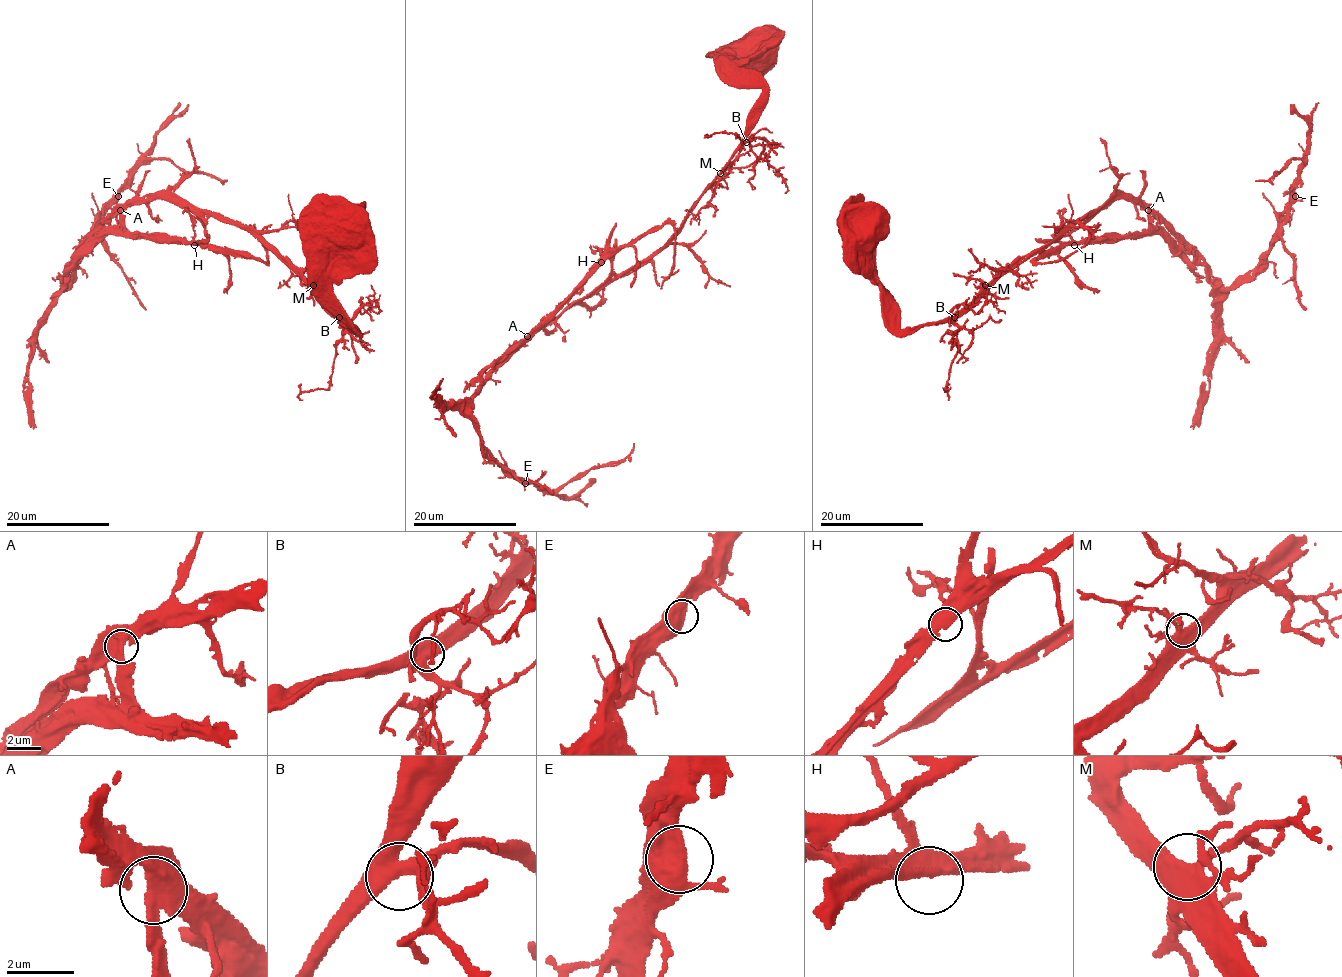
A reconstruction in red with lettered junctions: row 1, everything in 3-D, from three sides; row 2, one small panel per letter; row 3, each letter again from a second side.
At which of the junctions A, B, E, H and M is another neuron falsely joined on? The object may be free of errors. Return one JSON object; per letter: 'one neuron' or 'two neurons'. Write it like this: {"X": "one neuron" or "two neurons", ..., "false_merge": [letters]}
{"A": "two neurons", "B": "one neuron", "E": "one neuron", "H": "one neuron", "M": "one neuron", "false_merge": ["A"]}

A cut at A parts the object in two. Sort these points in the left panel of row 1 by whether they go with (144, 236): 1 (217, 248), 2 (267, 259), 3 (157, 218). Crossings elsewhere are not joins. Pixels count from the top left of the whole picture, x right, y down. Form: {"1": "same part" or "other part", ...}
{"1": "same part", "2": "same part", "3": "other part"}

